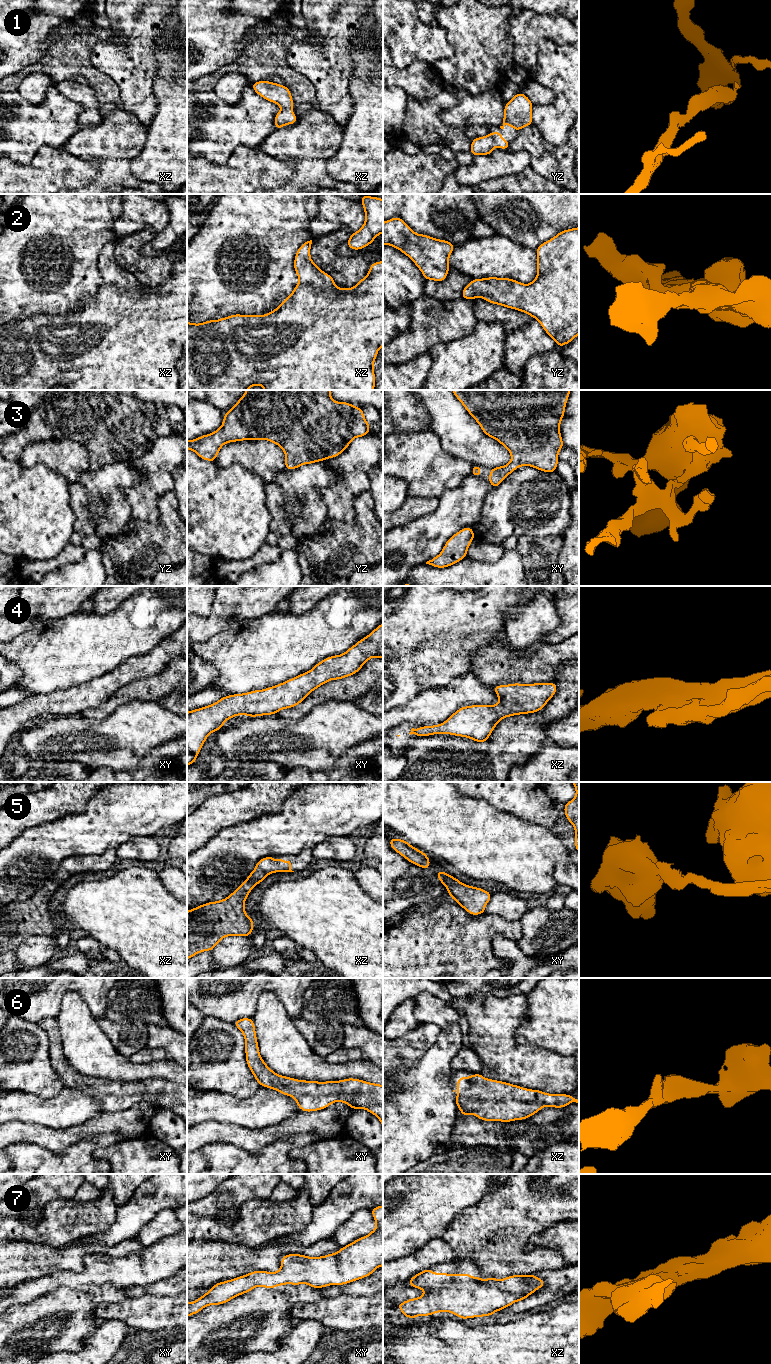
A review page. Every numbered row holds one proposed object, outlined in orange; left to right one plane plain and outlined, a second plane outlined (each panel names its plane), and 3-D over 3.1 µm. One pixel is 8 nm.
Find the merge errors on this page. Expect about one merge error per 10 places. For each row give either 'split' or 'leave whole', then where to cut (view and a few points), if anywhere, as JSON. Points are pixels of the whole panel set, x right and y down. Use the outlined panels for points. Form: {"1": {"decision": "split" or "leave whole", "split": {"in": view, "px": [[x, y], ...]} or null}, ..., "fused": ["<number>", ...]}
{"1": {"decision": "leave whole", "split": null}, "2": {"decision": "leave whole", "split": null}, "3": {"decision": "leave whole", "split": null}, "4": {"decision": "leave whole", "split": null}, "5": {"decision": "leave whole", "split": null}, "6": {"decision": "leave whole", "split": null}, "7": {"decision": "leave whole", "split": null}, "fused": []}

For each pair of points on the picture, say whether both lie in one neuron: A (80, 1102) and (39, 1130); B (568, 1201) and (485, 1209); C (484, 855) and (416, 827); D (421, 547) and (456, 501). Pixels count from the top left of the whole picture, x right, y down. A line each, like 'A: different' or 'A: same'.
A: different
B: same
C: same
D: same

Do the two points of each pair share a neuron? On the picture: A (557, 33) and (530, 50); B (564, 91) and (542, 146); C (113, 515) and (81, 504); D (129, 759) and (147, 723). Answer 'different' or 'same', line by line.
A: same
B: different
C: same
D: same

